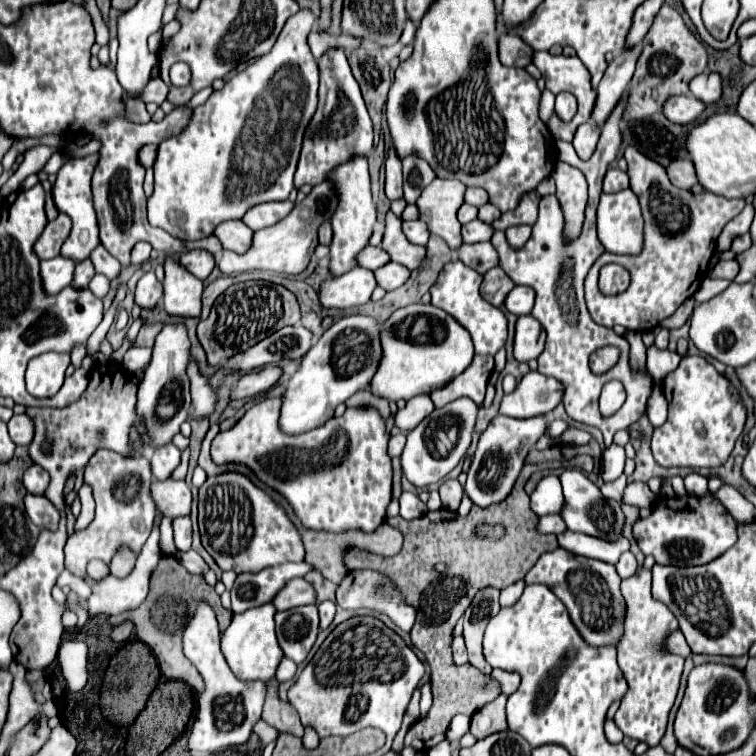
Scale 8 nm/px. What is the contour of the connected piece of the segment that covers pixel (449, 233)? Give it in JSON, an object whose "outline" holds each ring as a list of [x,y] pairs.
{"outline":[[[435,178],[427,188],[423,188],[415,202],[419,208],[419,220],[427,224],[431,234],[441,236],[451,250],[457,248],[457,244],[463,244],[461,224],[457,220],[457,208],[463,204],[463,194],[465,184]]]}

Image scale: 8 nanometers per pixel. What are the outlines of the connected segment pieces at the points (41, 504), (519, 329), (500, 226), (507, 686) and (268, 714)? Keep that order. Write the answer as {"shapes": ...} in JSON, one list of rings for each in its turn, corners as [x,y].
{"shapes":[[[[27,494],[23,498],[23,502],[25,502],[27,516],[33,520],[33,524],[37,528],[53,530],[57,526],[57,508],[53,508],[53,504],[49,504],[49,500],[45,500],[43,496]]],[[[519,316],[515,324],[513,338],[513,356],[517,362],[529,362],[541,354],[545,346],[545,332],[533,316]]],[[[529,192],[521,198],[519,206],[513,212],[501,214],[501,218],[497,218],[491,226],[495,230],[507,230],[509,226],[517,226],[517,224],[529,224],[533,226],[537,222],[537,206],[539,206],[541,196],[537,192]]],[[[493,670],[489,676],[499,682],[501,692],[507,694],[507,696],[513,694],[513,692],[517,690],[517,686],[519,686],[519,676],[513,674],[513,672],[499,672],[499,670]]],[[[274,677],[266,682],[267,693],[263,706],[262,719],[273,724],[279,732],[291,732],[295,736],[303,736],[303,724],[291,704],[279,698],[279,682]]]]}

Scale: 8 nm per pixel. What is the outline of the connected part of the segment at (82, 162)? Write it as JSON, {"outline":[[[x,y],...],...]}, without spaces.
{"outline":[[[97,154],[73,158],[57,172],[57,182],[53,184],[53,200],[55,200],[57,210],[65,212],[73,222],[71,234],[61,248],[61,254],[71,256],[71,260],[75,260],[75,262],[89,258],[91,250],[95,250],[99,246],[99,228],[97,228],[97,218],[95,218],[95,210],[93,210],[93,196],[91,196],[91,176],[93,176],[97,162],[99,162]]]}

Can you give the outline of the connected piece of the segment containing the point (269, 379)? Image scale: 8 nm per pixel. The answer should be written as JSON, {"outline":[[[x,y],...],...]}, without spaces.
{"outline":[[[265,366],[257,372],[249,372],[249,374],[243,374],[235,388],[231,390],[231,400],[241,400],[241,398],[253,398],[257,394],[263,394],[267,392],[271,386],[277,384],[279,376],[283,374],[281,368],[277,366]]]}

